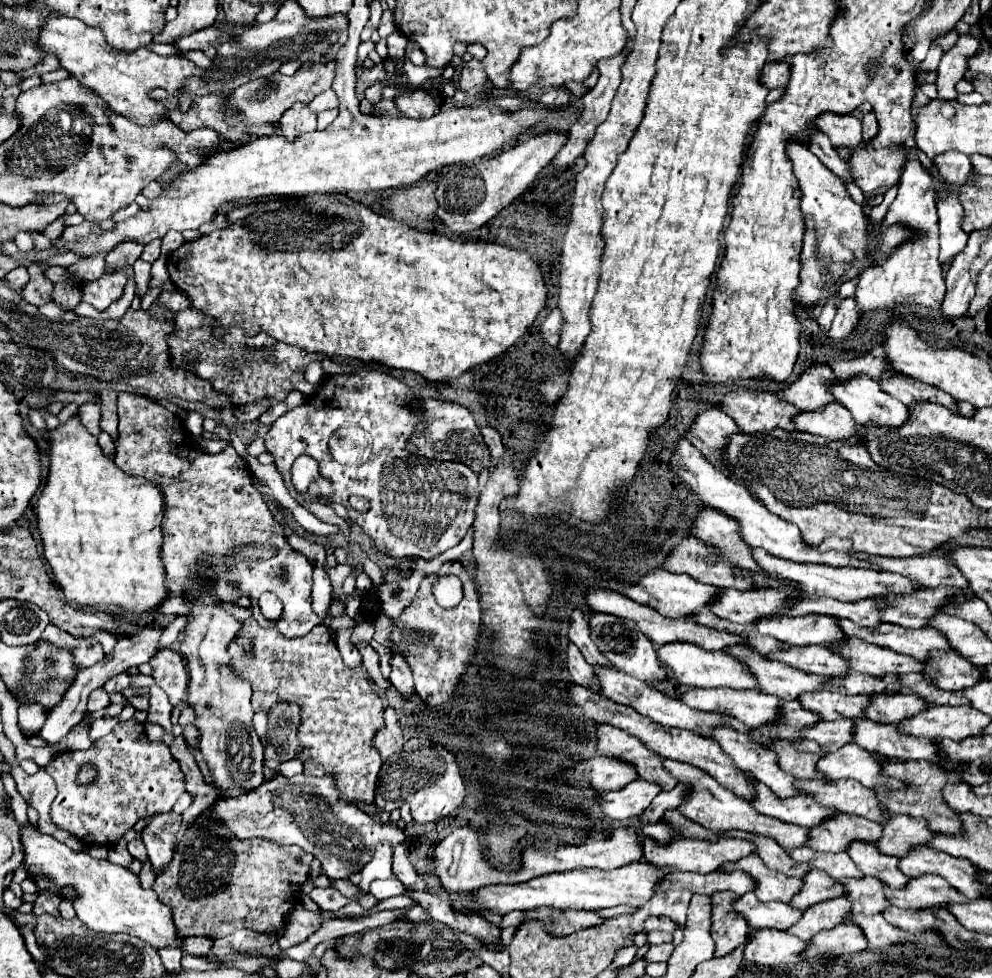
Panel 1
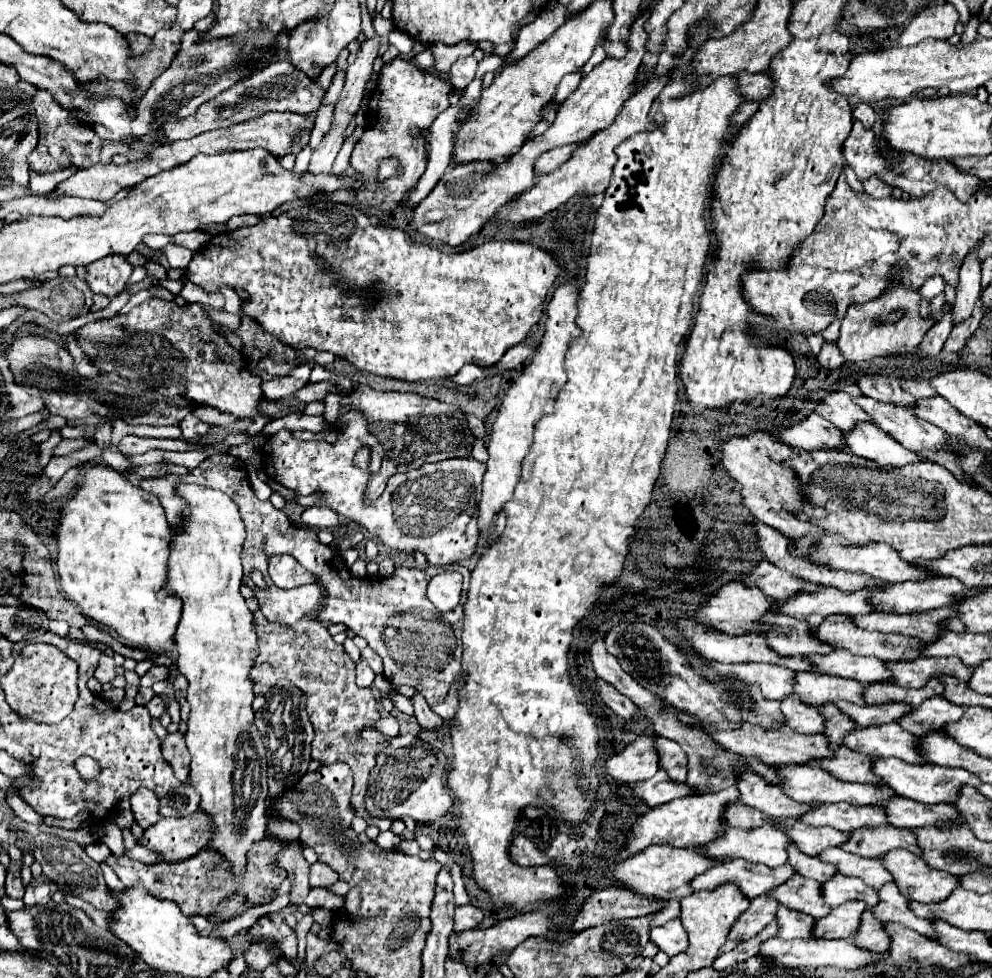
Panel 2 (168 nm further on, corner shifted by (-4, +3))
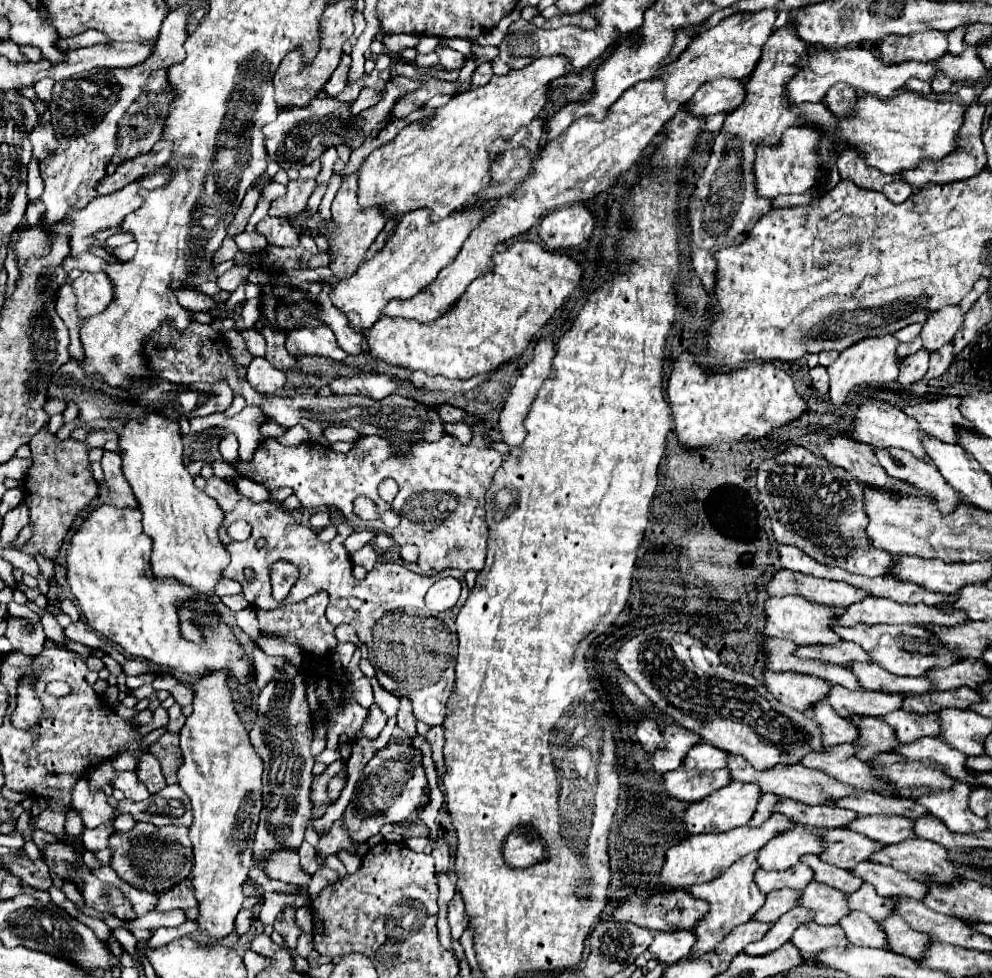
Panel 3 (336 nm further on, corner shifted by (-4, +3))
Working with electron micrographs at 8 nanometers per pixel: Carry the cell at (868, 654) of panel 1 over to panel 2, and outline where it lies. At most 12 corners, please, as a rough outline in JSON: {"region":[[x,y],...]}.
{"region":[[956,656],[886,662],[894,682],[920,688],[934,674],[968,680]]}

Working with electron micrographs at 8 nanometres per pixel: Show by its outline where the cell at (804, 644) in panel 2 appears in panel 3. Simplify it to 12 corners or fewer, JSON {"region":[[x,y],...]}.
{"region":[[854,642],[836,646],[800,646],[800,658],[838,666],[872,662]]}

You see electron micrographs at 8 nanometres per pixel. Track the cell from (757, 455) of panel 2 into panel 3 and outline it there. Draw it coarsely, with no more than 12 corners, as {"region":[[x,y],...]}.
{"region":[[790,446],[764,460],[780,544],[854,574],[890,574],[860,484]]}

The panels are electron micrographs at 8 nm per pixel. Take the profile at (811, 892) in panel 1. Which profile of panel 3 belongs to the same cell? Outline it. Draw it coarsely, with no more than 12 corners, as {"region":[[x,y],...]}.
{"region":[[862,884],[848,896],[850,910],[876,922],[894,914],[896,900],[882,898]]}

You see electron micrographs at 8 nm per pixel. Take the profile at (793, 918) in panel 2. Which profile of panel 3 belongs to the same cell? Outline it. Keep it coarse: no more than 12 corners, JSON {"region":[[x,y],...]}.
{"region":[[802,924],[792,938],[804,954],[846,948],[840,926]]}

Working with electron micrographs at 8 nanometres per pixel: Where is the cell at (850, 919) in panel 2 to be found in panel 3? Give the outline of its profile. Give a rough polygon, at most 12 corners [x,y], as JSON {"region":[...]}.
{"region":[[850,912],[840,926],[852,946],[888,948],[878,922]]}

